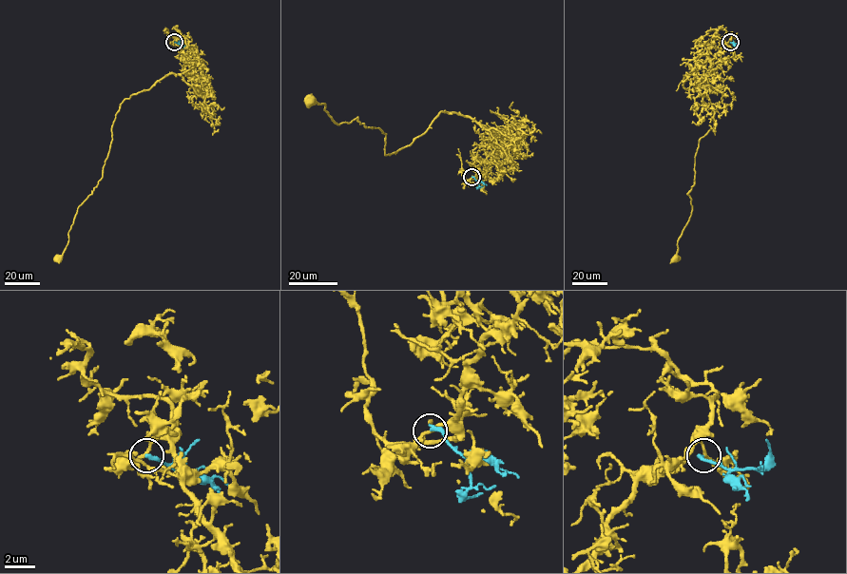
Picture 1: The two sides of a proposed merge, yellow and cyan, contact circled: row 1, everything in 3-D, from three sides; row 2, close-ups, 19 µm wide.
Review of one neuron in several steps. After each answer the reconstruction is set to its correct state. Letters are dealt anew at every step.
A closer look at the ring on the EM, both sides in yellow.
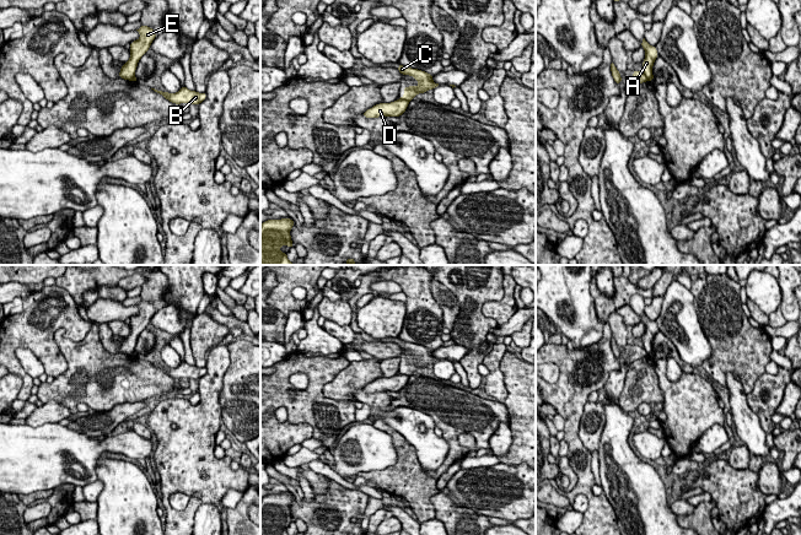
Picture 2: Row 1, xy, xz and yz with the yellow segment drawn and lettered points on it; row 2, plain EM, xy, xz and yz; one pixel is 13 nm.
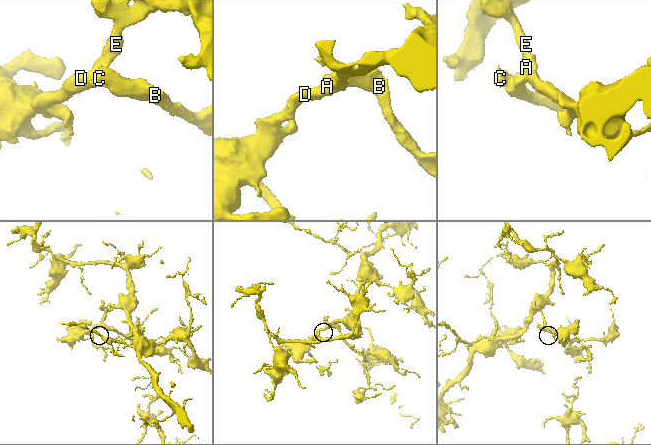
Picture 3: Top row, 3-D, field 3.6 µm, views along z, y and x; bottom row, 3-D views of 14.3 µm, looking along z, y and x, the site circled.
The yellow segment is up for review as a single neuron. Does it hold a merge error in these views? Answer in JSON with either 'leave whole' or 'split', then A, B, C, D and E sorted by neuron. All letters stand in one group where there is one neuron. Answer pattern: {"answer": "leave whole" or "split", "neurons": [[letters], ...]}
{"answer": "split", "neurons": [["A", "D", "E"], ["B", "C"]]}

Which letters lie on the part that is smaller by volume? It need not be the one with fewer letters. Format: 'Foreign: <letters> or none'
Foreign: B, C

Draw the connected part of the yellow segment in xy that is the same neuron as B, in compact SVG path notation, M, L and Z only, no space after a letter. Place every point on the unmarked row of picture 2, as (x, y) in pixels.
M186 361L181 362L181 364L177 368L168 368L157 366L155 363L151 363L158 369L163 371L166 374L168 374L172 378L181 379L181 378L188 378L188 379L200 379L206 373L206 368L198 368L197 366L190 366Z

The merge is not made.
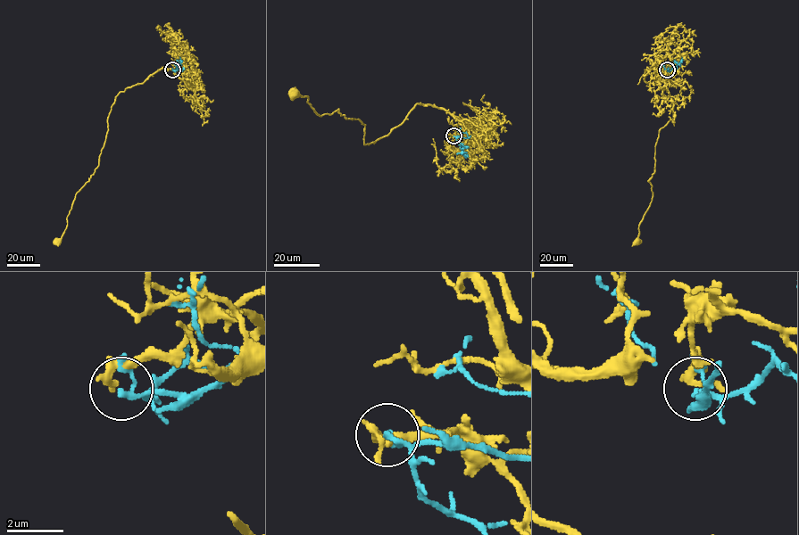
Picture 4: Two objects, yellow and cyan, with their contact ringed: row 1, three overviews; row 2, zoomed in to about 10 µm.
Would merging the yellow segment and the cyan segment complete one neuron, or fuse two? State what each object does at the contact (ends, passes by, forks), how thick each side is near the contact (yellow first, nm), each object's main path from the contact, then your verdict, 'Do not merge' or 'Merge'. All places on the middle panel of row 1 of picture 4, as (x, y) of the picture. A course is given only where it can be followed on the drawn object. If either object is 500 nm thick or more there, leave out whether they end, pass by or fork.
At the ring yellow ends. At the ring cyan forks. Thickness 360 nm (yellow) against 120 nm. Course of yellow: (453, 136), (470, 137), (459, 119), (417, 103), (365, 144), (358, 119), (318, 114), (294, 94). Course of cyan: (453, 135), (465, 147), (462, 148), (464, 156). Do not merge

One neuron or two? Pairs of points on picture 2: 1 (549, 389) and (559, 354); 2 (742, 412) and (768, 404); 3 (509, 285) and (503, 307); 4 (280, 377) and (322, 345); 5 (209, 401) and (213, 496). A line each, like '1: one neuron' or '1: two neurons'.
1: one neuron
2: two neurons
3: one neuron
4: two neurons
5: one neuron

